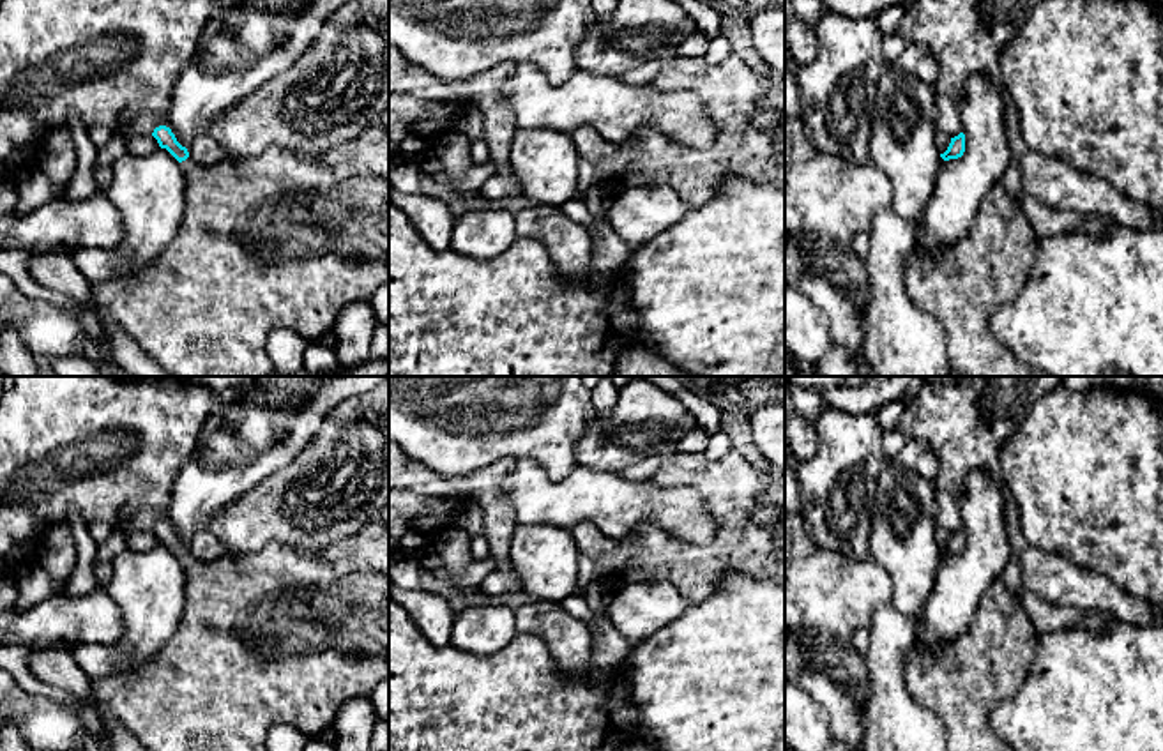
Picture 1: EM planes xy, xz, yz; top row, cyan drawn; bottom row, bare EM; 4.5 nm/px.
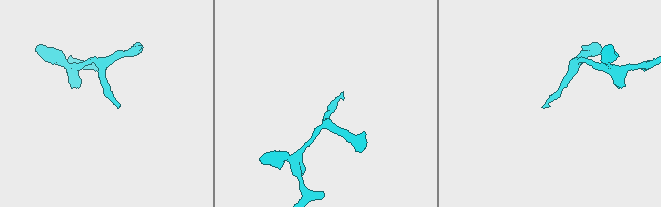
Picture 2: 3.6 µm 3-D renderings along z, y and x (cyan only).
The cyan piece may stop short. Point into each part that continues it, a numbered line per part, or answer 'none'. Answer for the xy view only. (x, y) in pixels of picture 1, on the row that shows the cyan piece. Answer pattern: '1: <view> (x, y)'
1: xy (276, 241)

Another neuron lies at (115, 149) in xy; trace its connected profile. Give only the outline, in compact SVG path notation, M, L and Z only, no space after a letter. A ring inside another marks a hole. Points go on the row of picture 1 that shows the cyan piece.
M168 110L147 111L131 118L125 127L113 131L111 140L104 147L97 148L95 170L111 168L117 159L127 156L127 138L131 134L152 134L154 129L159 125L166 125L171 129L171 124L168 120Z

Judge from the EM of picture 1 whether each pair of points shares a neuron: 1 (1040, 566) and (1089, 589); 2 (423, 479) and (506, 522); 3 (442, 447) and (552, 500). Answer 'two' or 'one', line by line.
1: one
2: one
3: two

